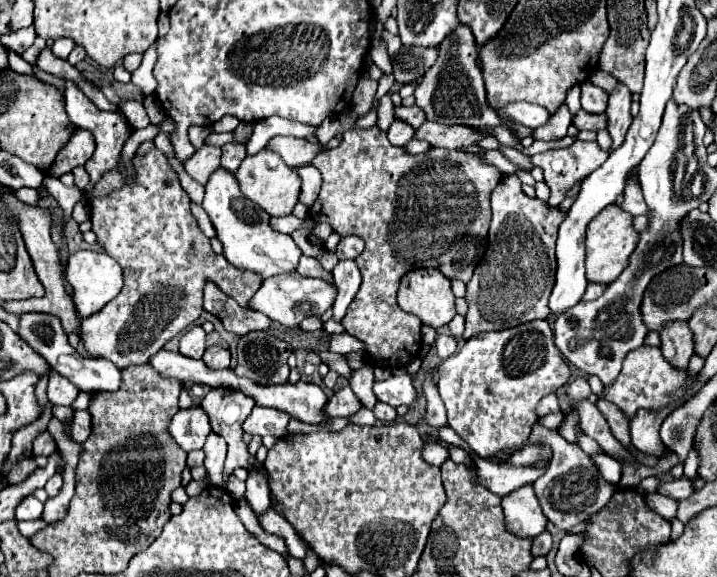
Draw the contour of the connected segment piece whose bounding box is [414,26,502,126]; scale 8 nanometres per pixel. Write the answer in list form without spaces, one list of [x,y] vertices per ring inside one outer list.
[[[458,26],[452,36],[440,44],[442,52],[436,64],[424,74],[422,82],[414,90],[416,106],[422,108],[426,120],[440,124],[464,124],[464,126],[502,126],[502,118],[490,112],[486,100],[486,88],[482,72],[478,68],[478,46],[474,44],[470,28]]]

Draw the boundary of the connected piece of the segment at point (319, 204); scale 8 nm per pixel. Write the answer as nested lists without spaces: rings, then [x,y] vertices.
[[[378,126],[344,132],[342,144],[316,156],[312,166],[322,174],[322,188],[310,208],[310,216],[318,222],[322,222],[322,216],[342,238],[360,236],[366,244],[364,252],[354,258],[362,274],[362,286],[348,306],[342,326],[348,334],[364,342],[368,364],[402,368],[420,356],[418,352],[422,350],[422,322],[402,312],[396,304],[396,290],[402,276],[416,268],[440,268],[440,272],[450,280],[456,278],[466,284],[470,282],[476,264],[488,248],[488,228],[492,220],[490,194],[502,180],[504,172],[486,164],[482,156],[462,150],[430,148],[424,154],[412,156],[404,148],[394,148],[388,142],[386,132],[380,132]]]

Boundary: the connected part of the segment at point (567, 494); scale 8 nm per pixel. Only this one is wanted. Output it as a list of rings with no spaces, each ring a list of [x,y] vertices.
[[[536,422],[525,445],[539,442],[550,444],[554,450],[554,456],[548,464],[546,474],[534,482],[534,490],[536,490],[540,508],[554,526],[558,526],[560,530],[568,530],[568,528],[584,522],[586,516],[602,510],[608,504],[610,496],[614,494],[614,486],[610,486],[598,474],[596,466],[590,462],[588,454],[580,450],[580,446],[568,444],[556,430],[548,430],[540,422]]]

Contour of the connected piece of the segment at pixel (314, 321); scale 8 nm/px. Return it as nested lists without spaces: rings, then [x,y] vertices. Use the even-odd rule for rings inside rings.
[[[310,316],[310,318],[302,320],[302,322],[298,324],[298,328],[304,330],[304,332],[316,332],[316,330],[322,330],[322,318],[320,318],[320,316]]]

